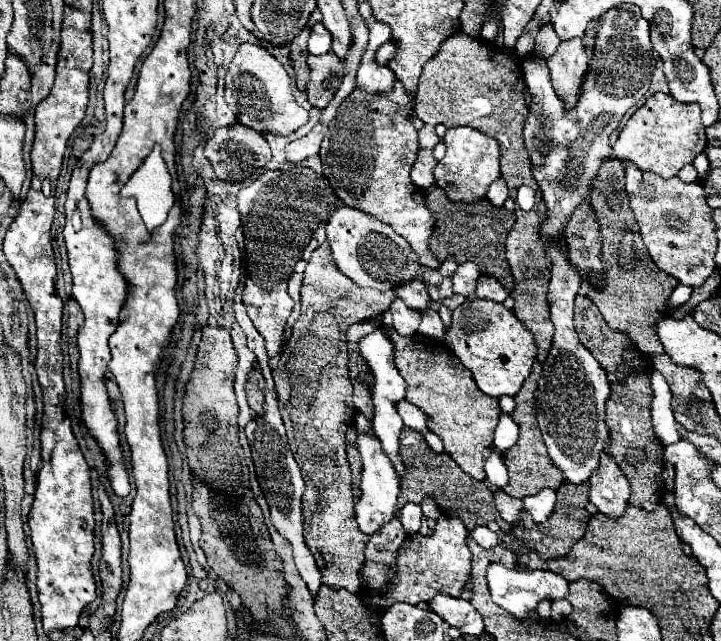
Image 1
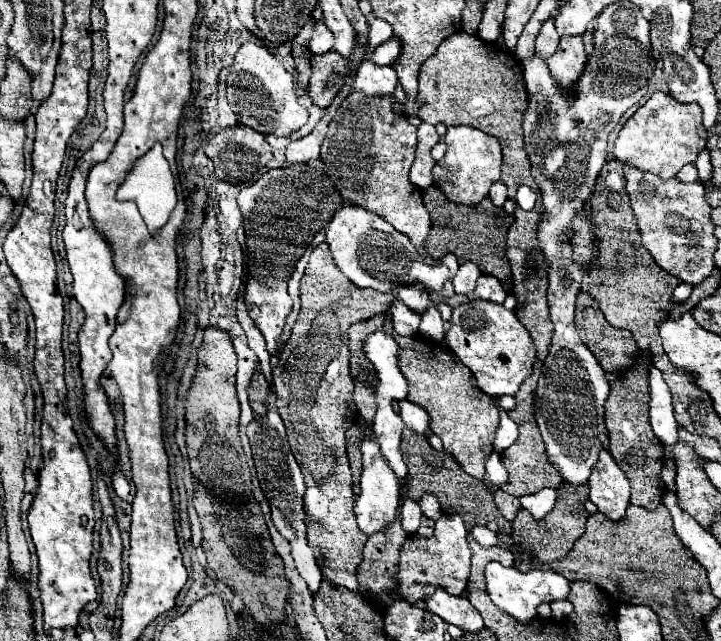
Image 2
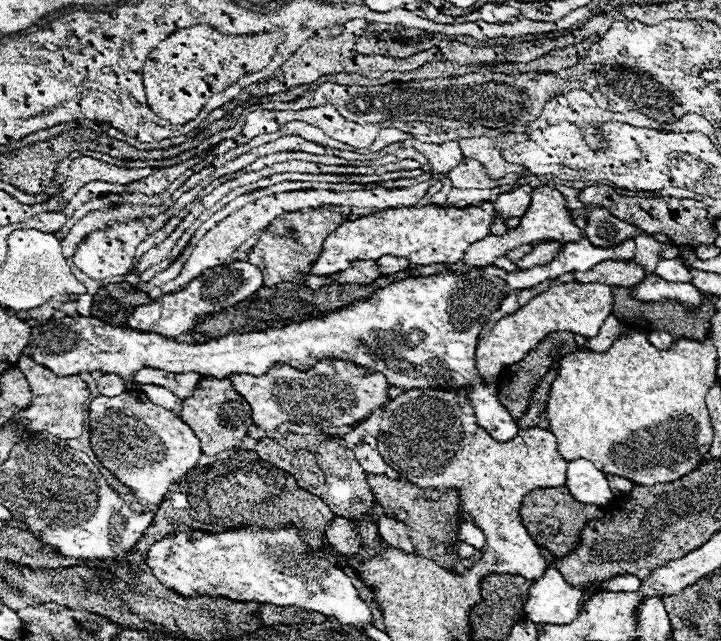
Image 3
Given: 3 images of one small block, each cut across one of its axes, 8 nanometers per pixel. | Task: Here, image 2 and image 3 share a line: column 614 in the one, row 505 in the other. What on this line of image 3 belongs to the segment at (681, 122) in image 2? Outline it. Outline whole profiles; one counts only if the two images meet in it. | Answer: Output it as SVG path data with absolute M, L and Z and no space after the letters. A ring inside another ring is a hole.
M126 390L114 398L98 396L90 402L90 444L102 466L132 490L138 504L144 506L144 512L154 512L162 504L170 488L180 484L180 480L192 468L196 468L196 462L202 456L200 440L196 438L192 428L174 412L152 404L142 390Z

